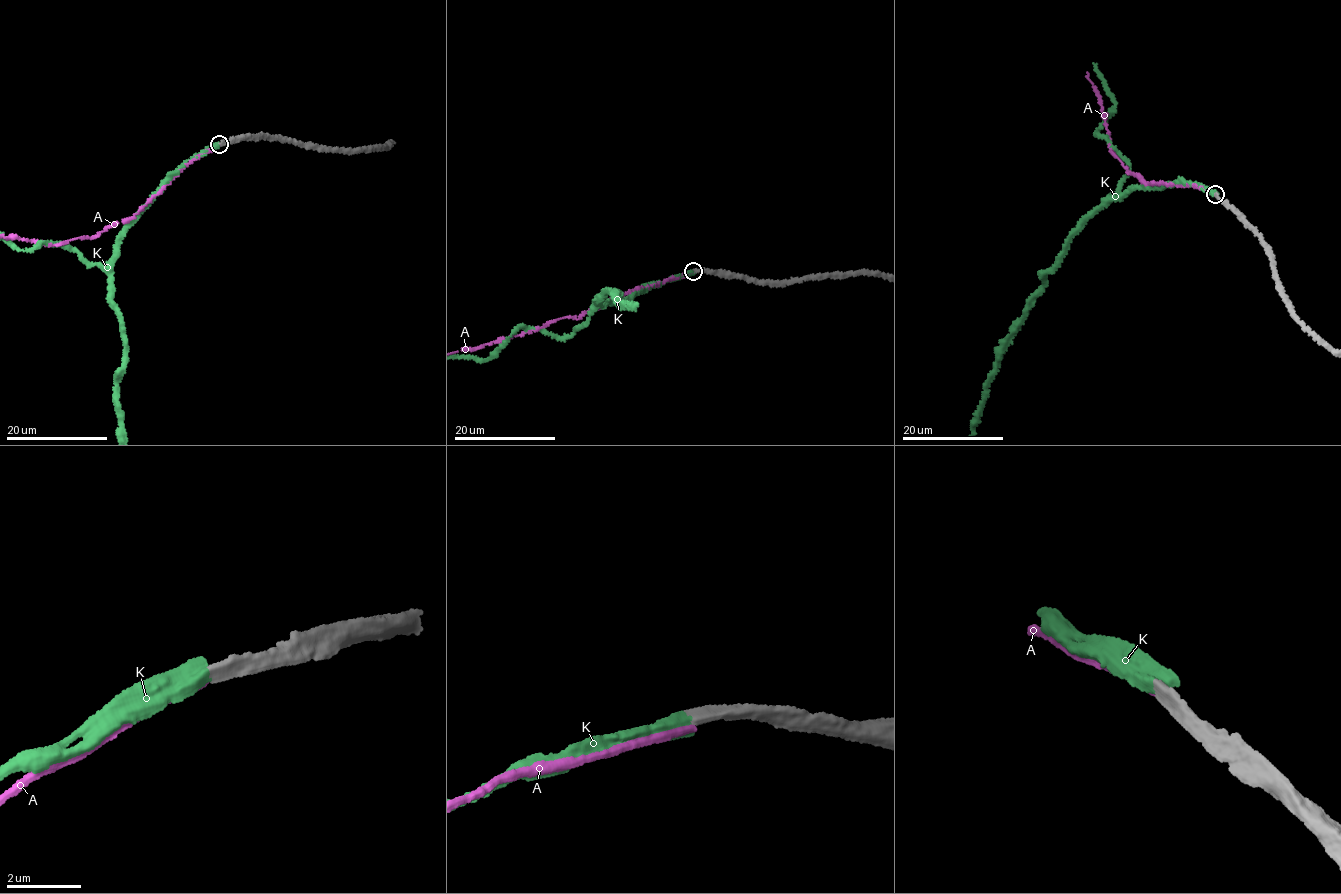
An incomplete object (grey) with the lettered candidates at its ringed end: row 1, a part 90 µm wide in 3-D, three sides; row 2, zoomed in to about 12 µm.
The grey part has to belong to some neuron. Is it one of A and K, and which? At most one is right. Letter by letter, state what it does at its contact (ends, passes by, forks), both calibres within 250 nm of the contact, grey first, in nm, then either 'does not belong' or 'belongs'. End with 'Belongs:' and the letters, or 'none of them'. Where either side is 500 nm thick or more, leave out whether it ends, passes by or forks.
A: it ends there; 380 nm thick on the grey side, 240 nm on the other; does not belong
K: 380 nm thick on the grey side, 550 nm on the other; belongs
Belongs: K

